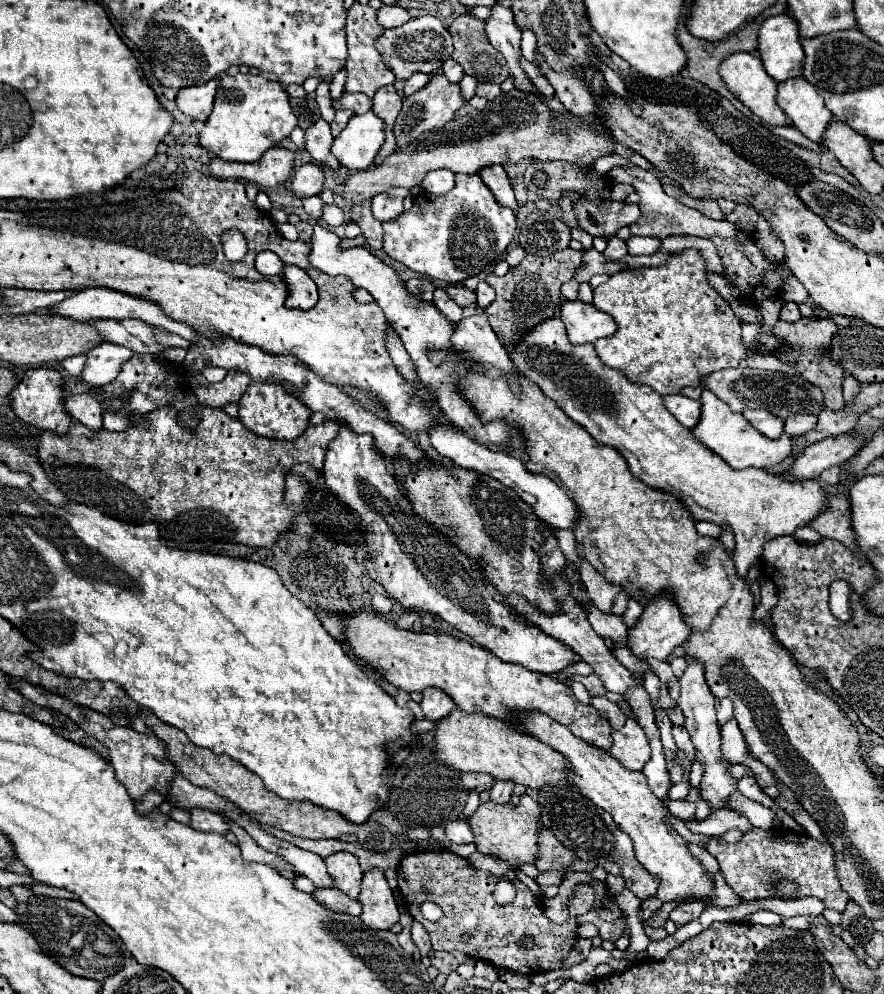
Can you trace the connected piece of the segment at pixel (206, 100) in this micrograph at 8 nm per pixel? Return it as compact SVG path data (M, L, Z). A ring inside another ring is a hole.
M213 78L207 84L201 84L201 86L181 88L179 94L177 94L179 110L185 112L187 116L191 116L193 120L205 122L207 116L211 114L217 86L219 86L219 78Z

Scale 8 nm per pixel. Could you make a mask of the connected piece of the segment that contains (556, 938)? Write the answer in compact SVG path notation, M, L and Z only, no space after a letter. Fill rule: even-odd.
M449 850L409 854L401 860L401 866L397 870L399 890L405 898L407 910L429 932L433 950L465 952L471 958L489 960L497 968L509 968L527 976L561 968L561 960L573 948L577 922L549 922L543 914L541 902L537 904L529 888L515 876L515 870L507 870L503 878L509 878L517 884L517 898L507 906L499 906L493 900L493 888L499 882L499 876L473 868L465 858ZM425 900L431 900L443 908L443 918L439 922L429 922L423 918L419 904ZM525 934L535 938L535 946L529 952L517 948L517 942Z

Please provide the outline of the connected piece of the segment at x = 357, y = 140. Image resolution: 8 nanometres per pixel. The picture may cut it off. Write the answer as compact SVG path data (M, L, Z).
M367 112L361 116L353 116L345 130L335 138L331 152L341 162L341 166L349 170L365 170L373 164L379 148L385 142L383 120L375 116L375 112Z

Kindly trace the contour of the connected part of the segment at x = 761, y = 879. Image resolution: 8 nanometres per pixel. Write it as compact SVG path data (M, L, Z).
M751 828L735 844L725 842L719 836L709 836L703 848L719 862L727 884L743 900L773 896L775 892L769 890L769 884L773 882L773 872L777 872L779 878L793 878L799 884L799 896L817 896L825 902L827 908L837 912L843 912L847 906L849 896L843 892L835 872L835 850L807 834L797 834L787 828Z

